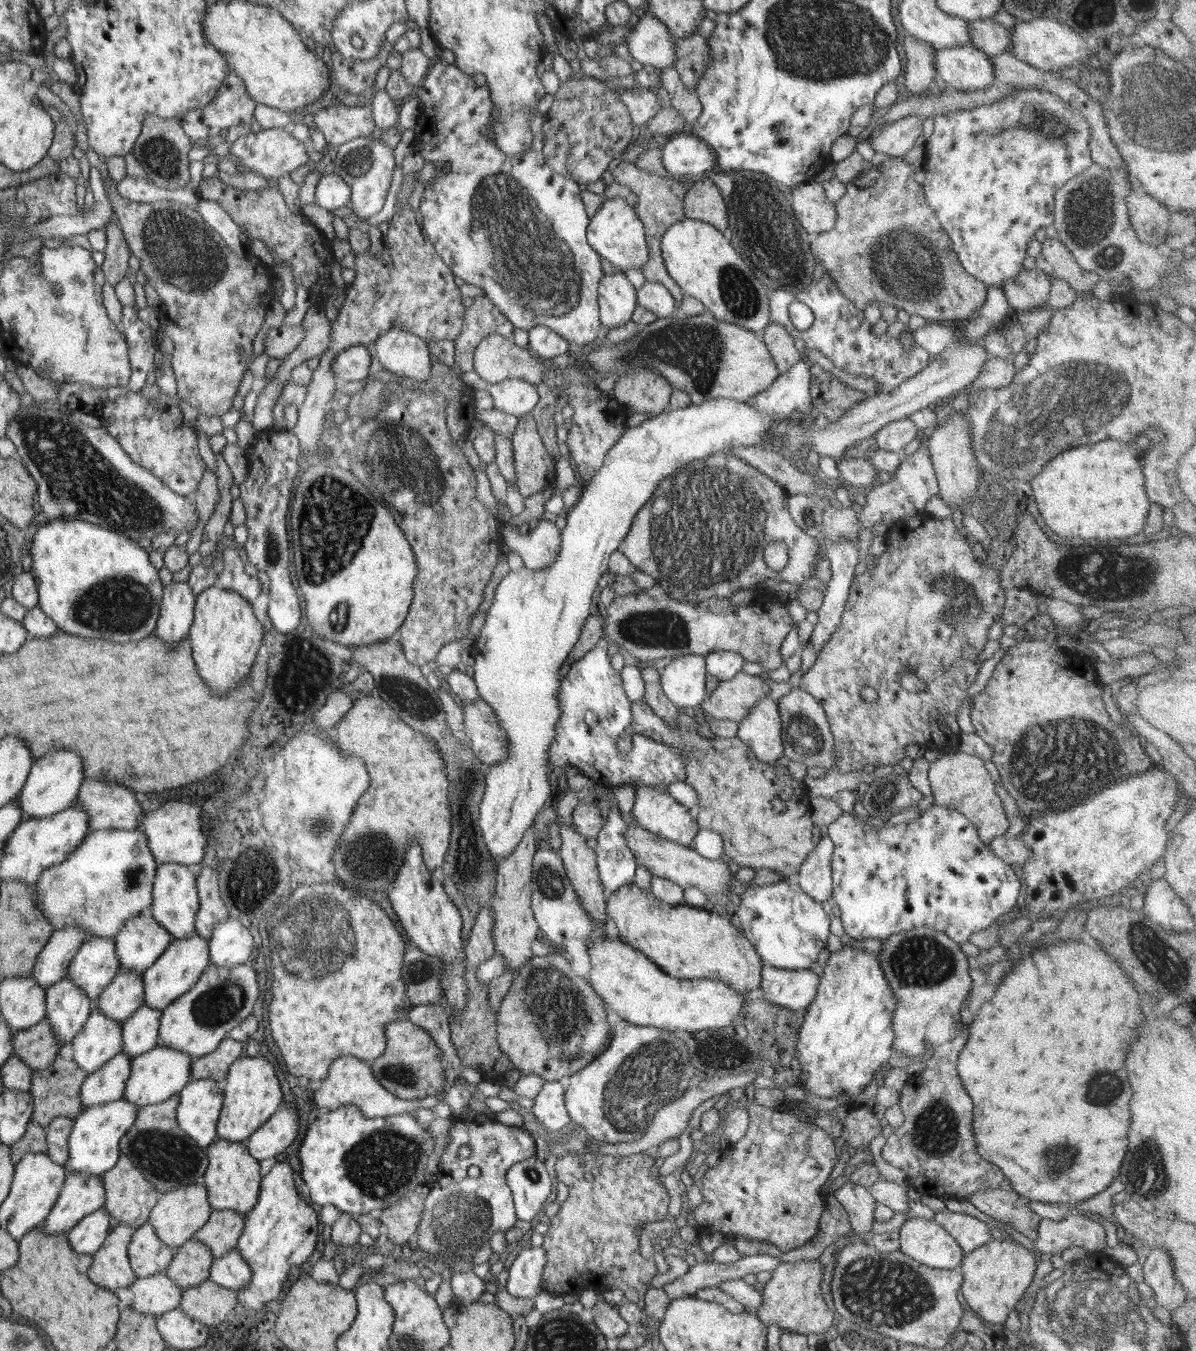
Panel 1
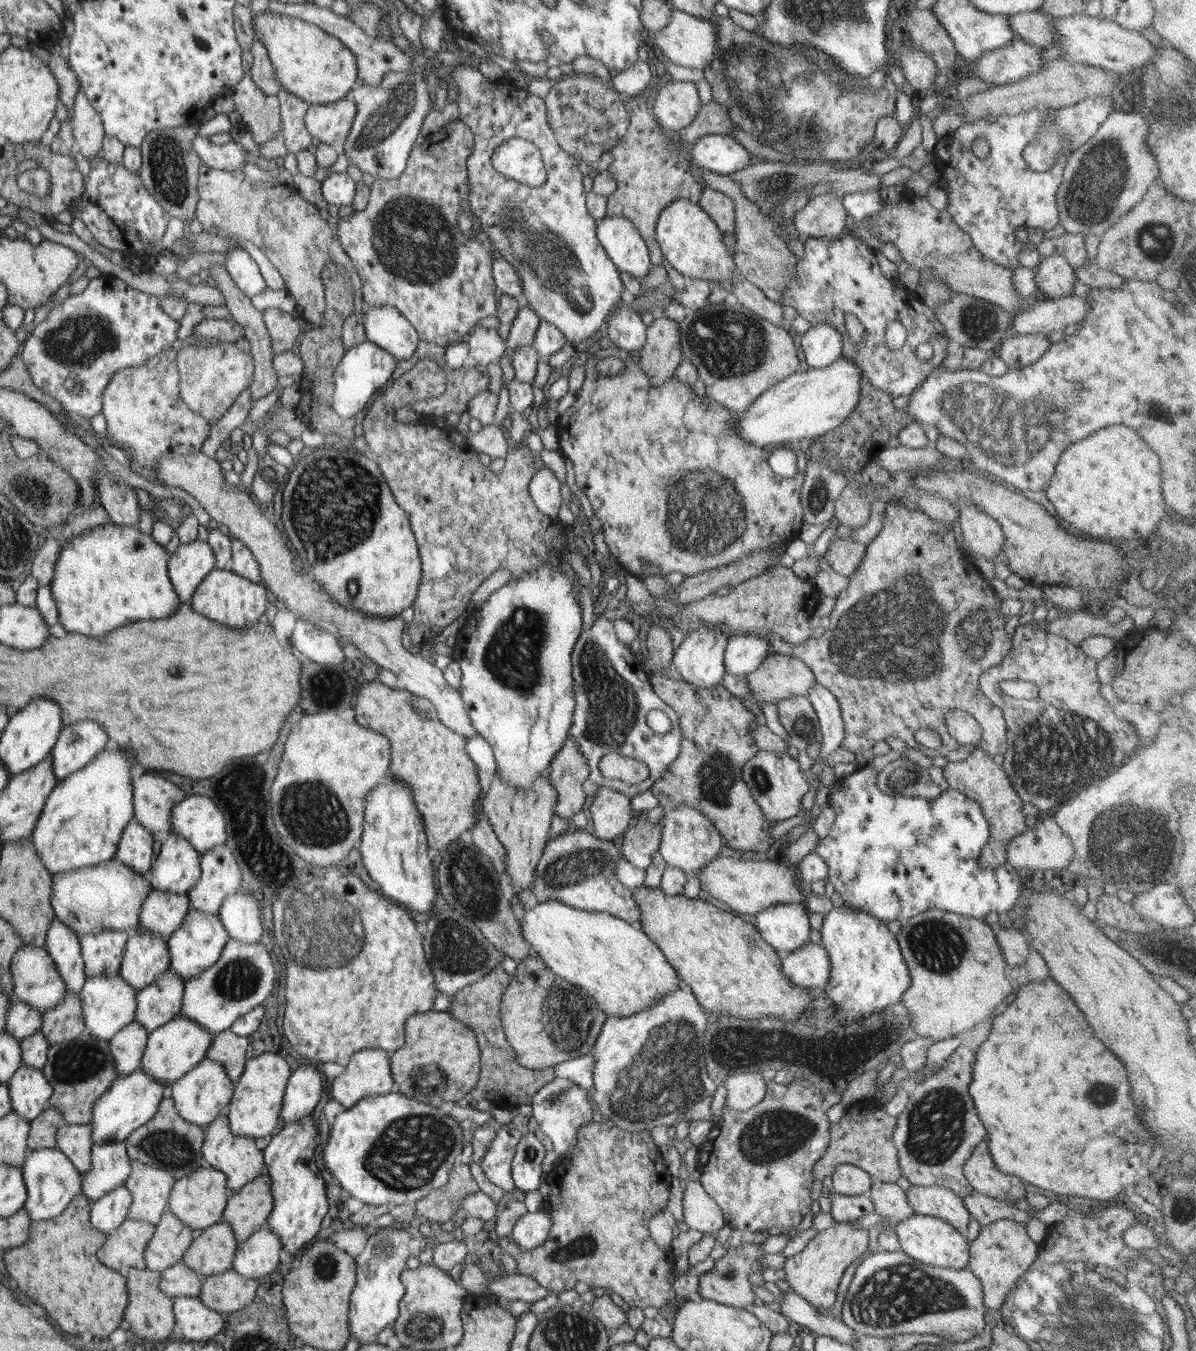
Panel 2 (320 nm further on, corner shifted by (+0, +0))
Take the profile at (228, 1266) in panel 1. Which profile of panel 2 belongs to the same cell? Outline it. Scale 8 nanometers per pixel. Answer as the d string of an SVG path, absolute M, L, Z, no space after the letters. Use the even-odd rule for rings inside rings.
M266 1224L260 1231L254 1232L243 1243L240 1243L235 1259L233 1260L232 1269L239 1272L241 1274L240 1276L259 1280L266 1276L266 1274L274 1272L274 1269L278 1265L283 1264L285 1260L280 1235Z

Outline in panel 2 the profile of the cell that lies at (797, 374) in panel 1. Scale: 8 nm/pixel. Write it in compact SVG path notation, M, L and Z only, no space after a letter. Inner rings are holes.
M828 324L811 327L800 335L797 344L804 350L806 364L812 368L828 366L843 352L843 336Z

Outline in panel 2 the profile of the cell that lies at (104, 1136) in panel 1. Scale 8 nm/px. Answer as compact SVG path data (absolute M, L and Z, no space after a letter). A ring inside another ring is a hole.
M142 1069L122 1076L97 1100L93 1107L93 1146L128 1139L137 1128L145 1125L157 1114L161 1100L167 1095L168 1088L162 1082L154 1080Z

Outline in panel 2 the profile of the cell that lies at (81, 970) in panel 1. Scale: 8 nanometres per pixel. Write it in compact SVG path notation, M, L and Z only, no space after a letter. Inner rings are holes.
M114 929L82 935L86 976L119 972L125 954L126 938L126 930Z

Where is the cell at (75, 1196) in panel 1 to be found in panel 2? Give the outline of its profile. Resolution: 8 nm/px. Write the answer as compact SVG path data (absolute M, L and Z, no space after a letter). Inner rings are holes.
M116 1140L116 1142L106 1142L106 1144L98 1144L98 1146L93 1146L93 1168L82 1174L81 1187L83 1188L80 1194L86 1195L91 1202L98 1200L101 1196L104 1196L109 1190L116 1188L124 1184L125 1180L130 1176L132 1167L131 1167L131 1158L127 1155L126 1146L124 1140Z

